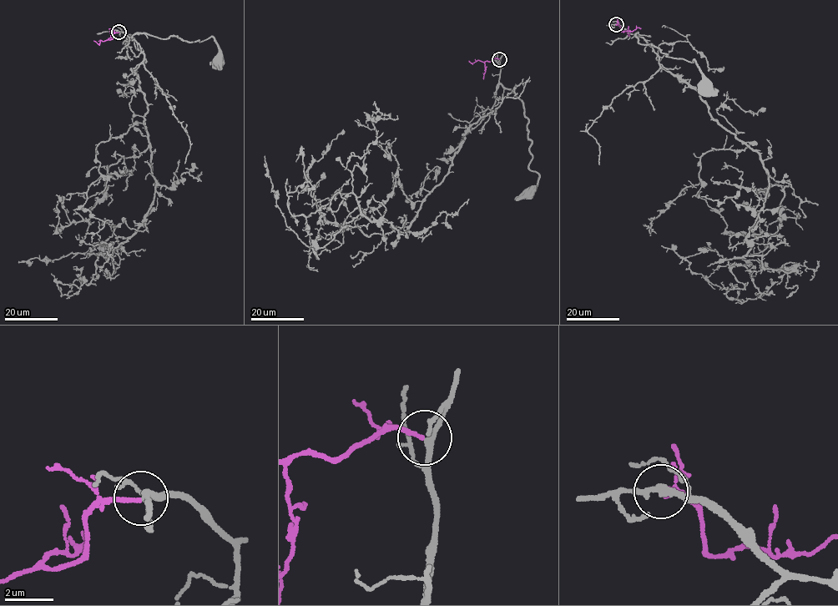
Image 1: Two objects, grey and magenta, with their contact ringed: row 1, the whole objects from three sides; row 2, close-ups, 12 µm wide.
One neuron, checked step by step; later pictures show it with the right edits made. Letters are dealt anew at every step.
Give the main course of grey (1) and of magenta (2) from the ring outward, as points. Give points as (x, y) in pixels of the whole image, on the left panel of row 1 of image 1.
1: (118, 32), (128, 37), (138, 32), (163, 38), (174, 36), (190, 42), (212, 37), (219, 60)
2: (118, 32), (114, 32), (109, 40), (100, 40), (98, 43), (93, 41)

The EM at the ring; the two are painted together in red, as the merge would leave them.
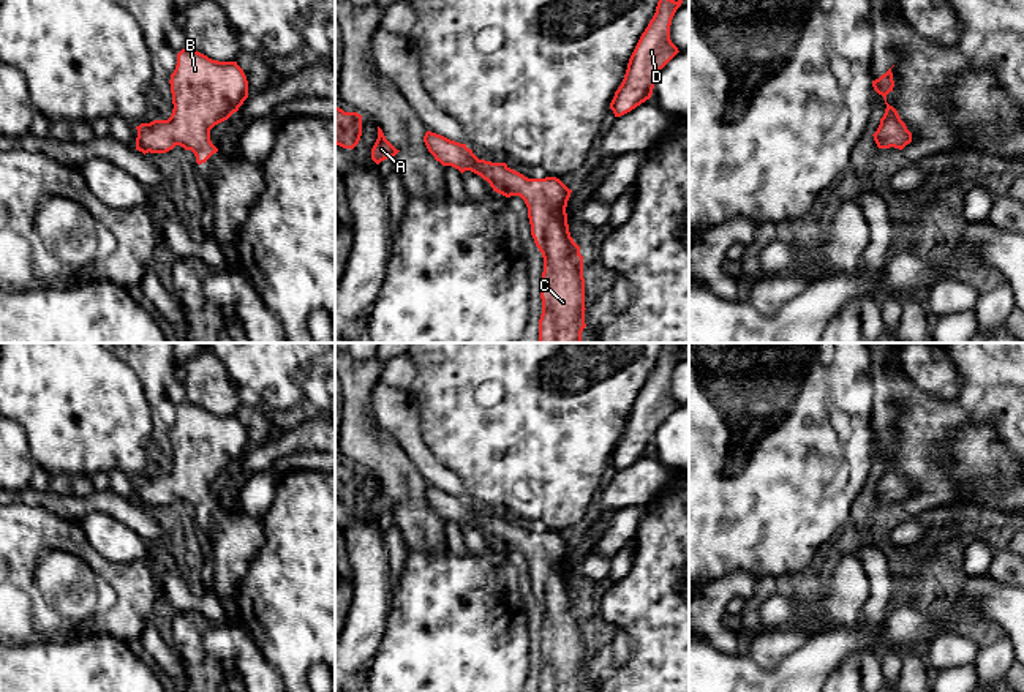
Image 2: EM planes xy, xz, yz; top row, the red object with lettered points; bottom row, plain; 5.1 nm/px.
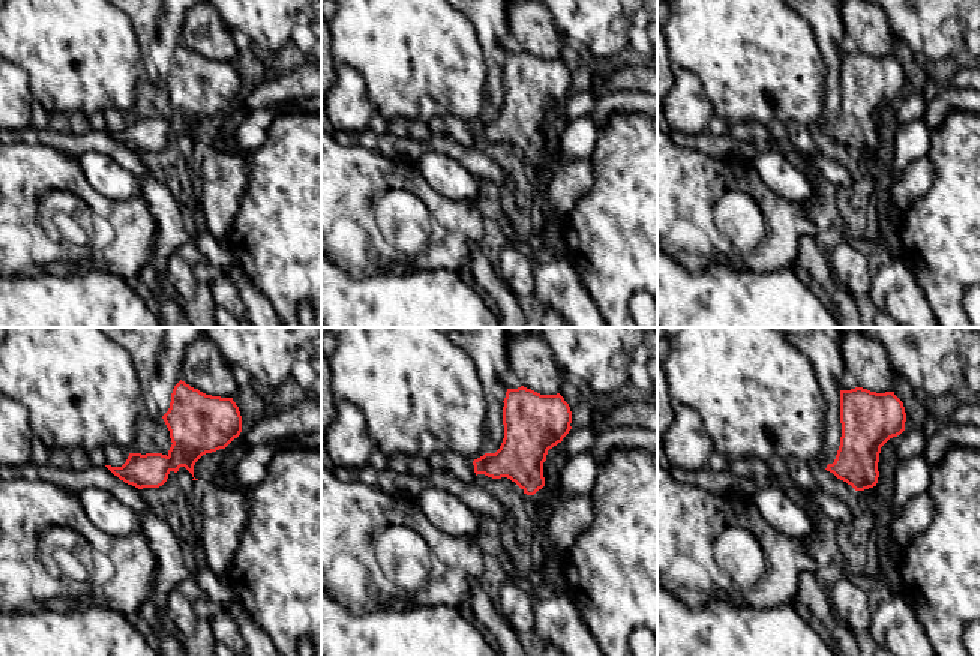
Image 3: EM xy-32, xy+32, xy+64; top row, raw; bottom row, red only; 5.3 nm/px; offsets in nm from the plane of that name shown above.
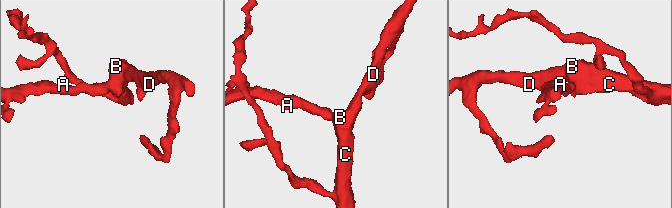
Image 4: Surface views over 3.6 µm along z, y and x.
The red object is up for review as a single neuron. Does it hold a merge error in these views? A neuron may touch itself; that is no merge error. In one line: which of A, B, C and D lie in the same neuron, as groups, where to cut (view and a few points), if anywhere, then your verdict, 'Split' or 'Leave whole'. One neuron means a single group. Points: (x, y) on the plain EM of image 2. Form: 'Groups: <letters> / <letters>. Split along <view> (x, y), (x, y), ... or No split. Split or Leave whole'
Groups: A B C D. No split. Leave whole

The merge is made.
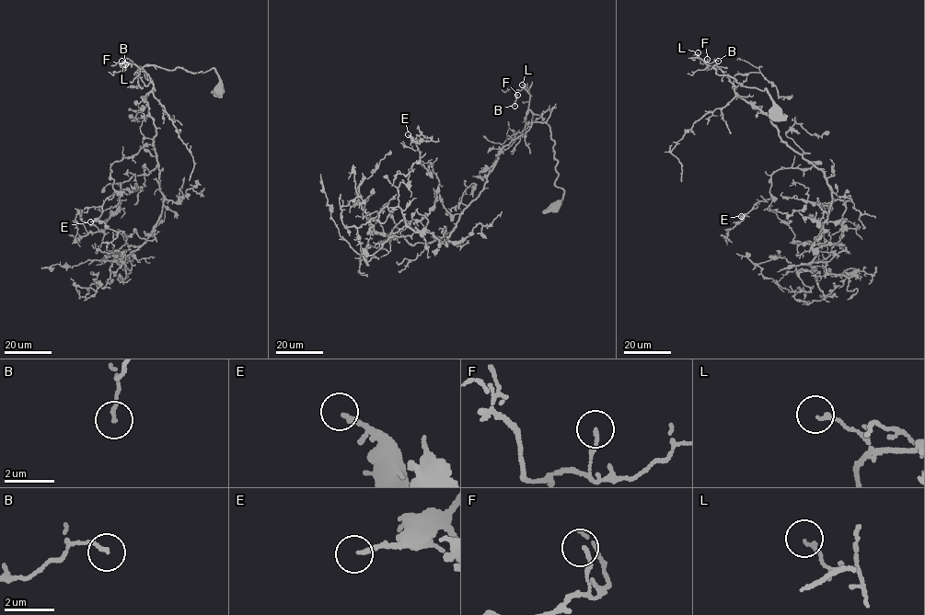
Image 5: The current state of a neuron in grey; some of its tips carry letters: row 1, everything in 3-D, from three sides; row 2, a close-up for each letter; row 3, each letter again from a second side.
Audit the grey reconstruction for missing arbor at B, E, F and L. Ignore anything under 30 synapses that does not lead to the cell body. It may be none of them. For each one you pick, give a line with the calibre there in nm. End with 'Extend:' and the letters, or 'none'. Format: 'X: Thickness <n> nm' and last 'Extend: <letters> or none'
E: Thickness 190 nm
Extend: E

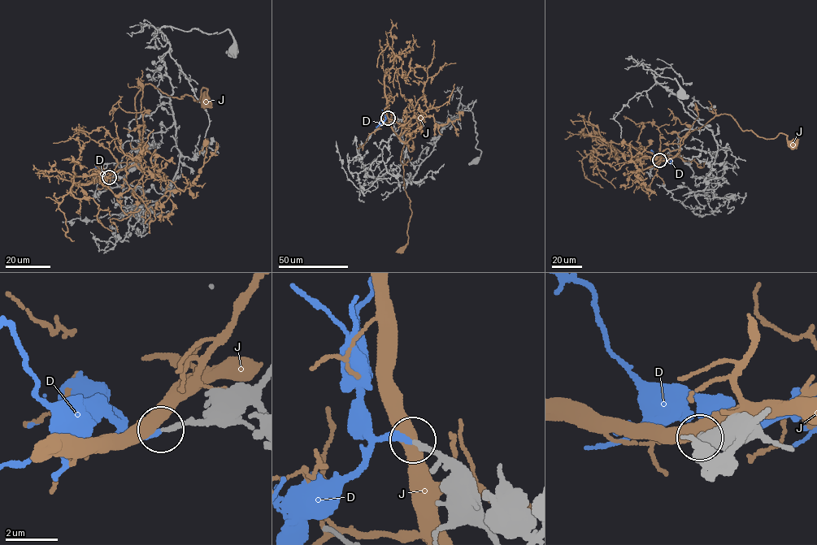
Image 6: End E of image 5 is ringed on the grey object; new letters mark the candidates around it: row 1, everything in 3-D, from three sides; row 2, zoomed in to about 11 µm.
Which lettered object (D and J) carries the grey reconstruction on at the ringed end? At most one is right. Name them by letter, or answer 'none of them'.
D

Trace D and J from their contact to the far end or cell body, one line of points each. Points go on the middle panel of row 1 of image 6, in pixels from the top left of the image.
D: (388, 118), (375, 127)
J: (388, 118), (392, 131), (404, 142), (400, 161), (411, 213), (407, 232), (408, 240), (401, 250)

